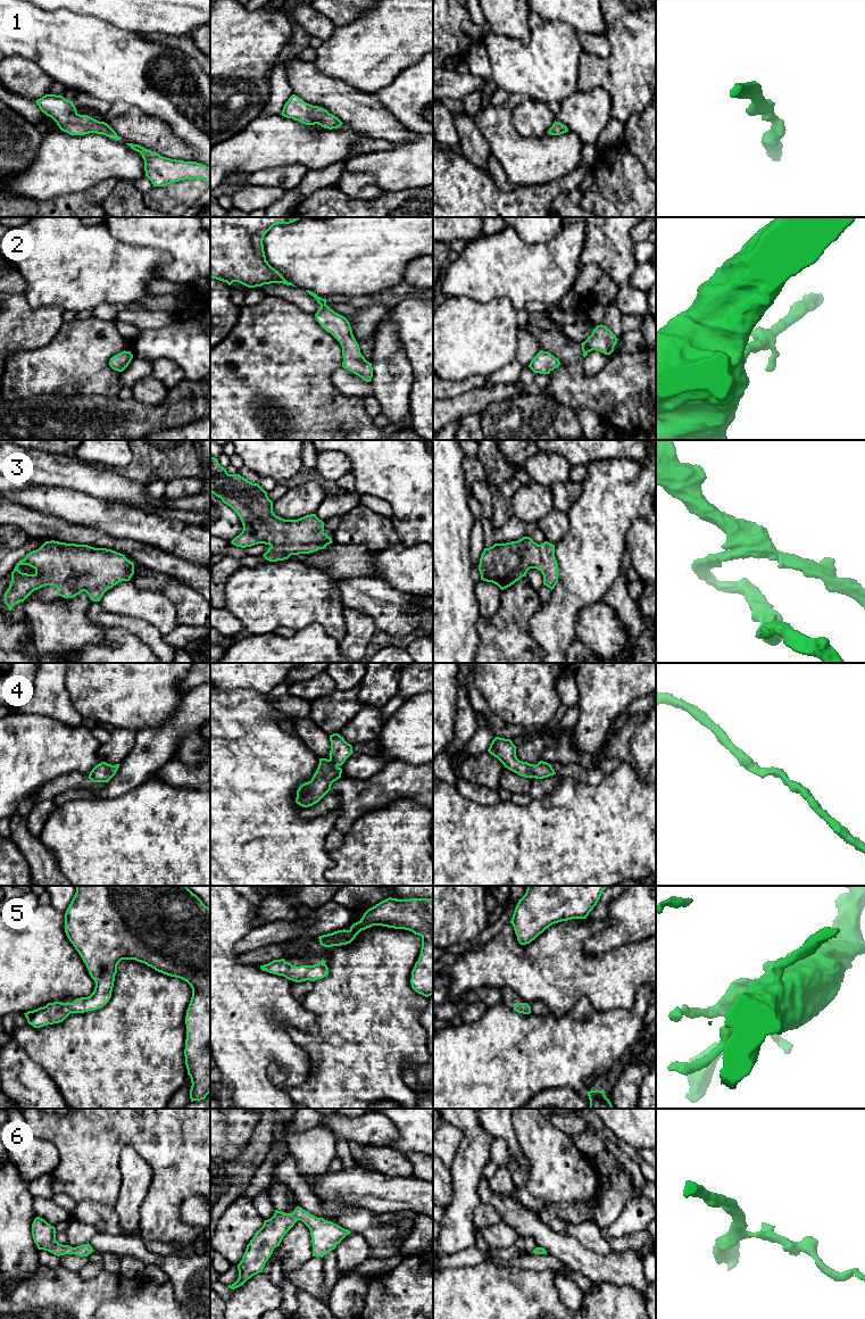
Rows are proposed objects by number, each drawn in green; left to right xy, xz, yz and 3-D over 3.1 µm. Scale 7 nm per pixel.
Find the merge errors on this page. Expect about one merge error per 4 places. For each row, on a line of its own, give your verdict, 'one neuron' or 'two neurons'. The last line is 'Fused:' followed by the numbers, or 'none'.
1: one neuron
2: one neuron
3: one neuron
4: one neuron
5: one neuron
6: one neuron
Fused: none

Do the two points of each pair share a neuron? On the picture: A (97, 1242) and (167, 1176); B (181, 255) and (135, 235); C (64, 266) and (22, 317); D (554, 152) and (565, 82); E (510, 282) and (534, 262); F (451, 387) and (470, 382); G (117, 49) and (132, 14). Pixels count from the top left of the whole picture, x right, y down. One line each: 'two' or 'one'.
A: two
B: one
C: two
D: two
E: one
F: one
G: two

